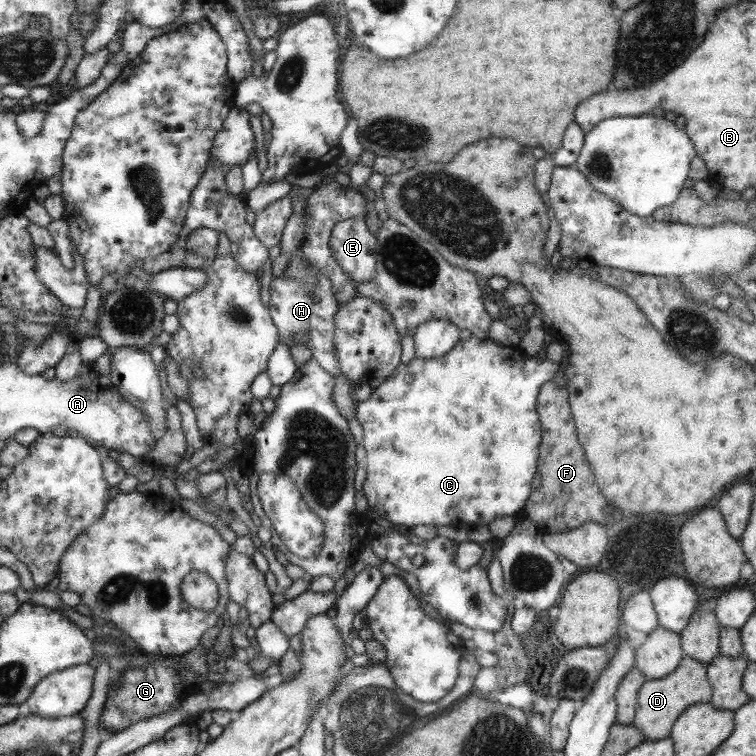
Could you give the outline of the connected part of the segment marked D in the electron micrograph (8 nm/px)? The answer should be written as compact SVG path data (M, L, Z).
M685 656L671 675L659 680L644 680L637 691L634 720L632 725L643 733L643 741L657 741L668 738L672 725L693 704L705 704L712 696L712 684L708 680L708 666L691 656Z

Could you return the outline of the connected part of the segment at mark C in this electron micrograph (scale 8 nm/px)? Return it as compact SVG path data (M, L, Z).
M471 335L467 339L460 339L456 346L439 359L418 359L413 357L407 365L397 368L394 376L387 377L384 382L371 391L364 401L356 402L355 419L362 427L360 443L366 450L365 466L366 477L362 491L367 499L368 506L376 512L382 520L392 524L401 524L413 528L423 526L448 526L457 531L468 529L469 525L485 525L495 518L514 515L521 510L531 494L531 481L537 466L537 444L543 430L539 430L538 414L535 414L535 396L540 392L539 386L559 372L559 364L553 363L542 356L531 357L525 354L517 345L503 346L489 338L480 339Z

